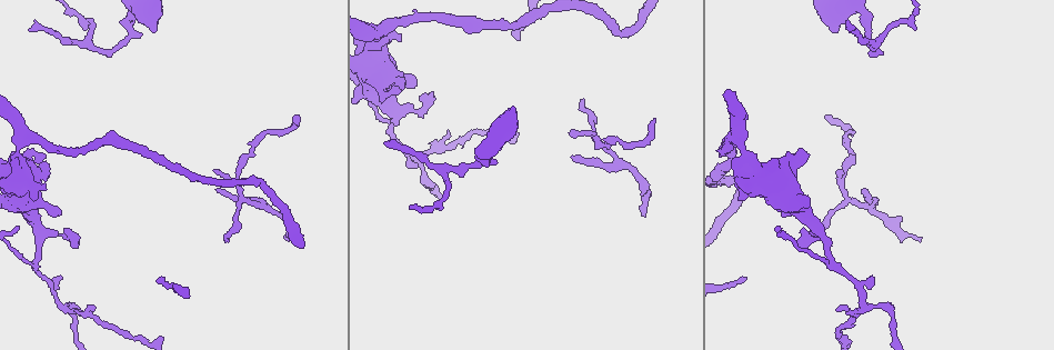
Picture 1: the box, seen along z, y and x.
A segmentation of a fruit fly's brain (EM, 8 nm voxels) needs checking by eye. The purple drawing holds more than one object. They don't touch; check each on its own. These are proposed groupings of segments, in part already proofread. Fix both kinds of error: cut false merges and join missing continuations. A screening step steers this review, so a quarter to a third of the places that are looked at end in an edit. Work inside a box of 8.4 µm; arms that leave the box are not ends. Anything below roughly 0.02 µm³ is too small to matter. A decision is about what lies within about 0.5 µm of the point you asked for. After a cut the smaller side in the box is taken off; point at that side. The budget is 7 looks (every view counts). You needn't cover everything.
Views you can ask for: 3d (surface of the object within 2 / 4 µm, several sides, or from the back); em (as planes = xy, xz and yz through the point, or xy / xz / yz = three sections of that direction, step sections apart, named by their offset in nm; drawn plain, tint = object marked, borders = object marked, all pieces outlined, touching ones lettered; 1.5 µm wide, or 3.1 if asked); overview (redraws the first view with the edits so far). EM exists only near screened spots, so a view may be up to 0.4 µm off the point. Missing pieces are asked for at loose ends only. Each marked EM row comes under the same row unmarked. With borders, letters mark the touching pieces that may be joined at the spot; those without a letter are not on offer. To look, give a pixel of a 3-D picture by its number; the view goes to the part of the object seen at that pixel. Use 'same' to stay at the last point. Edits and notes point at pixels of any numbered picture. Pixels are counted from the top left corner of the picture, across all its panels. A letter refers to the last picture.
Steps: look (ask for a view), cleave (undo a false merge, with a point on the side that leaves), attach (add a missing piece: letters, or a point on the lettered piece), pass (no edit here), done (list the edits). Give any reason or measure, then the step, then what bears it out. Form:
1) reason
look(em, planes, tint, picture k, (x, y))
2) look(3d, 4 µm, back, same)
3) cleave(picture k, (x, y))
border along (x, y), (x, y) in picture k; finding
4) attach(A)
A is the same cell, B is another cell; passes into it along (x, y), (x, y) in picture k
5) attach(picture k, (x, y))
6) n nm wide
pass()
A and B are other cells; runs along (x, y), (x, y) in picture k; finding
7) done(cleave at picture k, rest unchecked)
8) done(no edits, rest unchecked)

an open end
look(3d, 2 µm, picture 1, (95, 309))

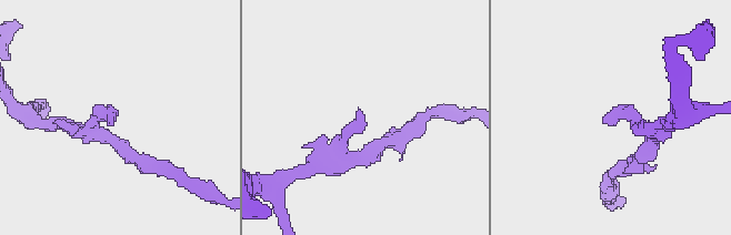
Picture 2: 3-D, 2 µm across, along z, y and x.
look(em, planes, borders, picture 2, (602, 116))

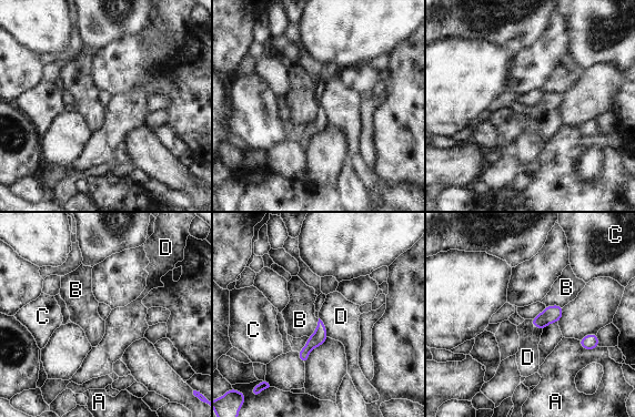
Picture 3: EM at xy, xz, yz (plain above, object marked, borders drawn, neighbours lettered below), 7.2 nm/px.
pass()
A, B, C and D are other cells; runs along (320, 324), (320, 335), (303, 358) in picture 3; none of them fits

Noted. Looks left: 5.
an open end
look(3d, 2 µm, picture 1, (226, 242))

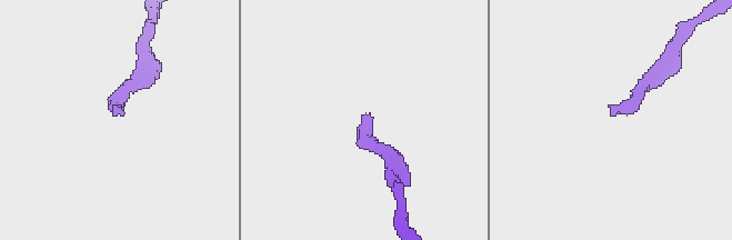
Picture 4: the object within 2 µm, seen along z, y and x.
need the tissue
look(em, planes, borders, picture 4, (368, 115))

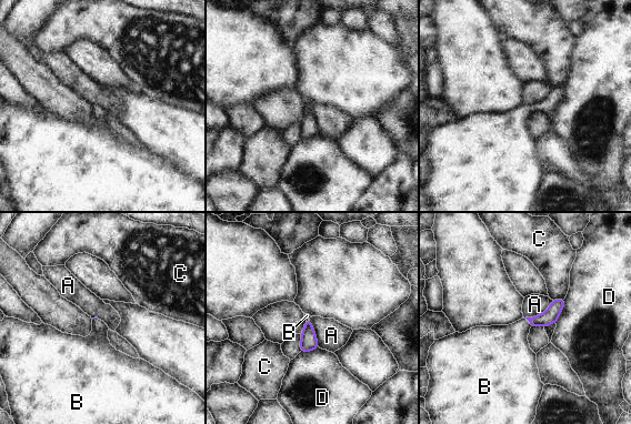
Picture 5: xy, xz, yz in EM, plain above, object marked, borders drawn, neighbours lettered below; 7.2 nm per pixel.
attach(picture 5, (506, 347))
B is the same cell, A, C and D are other cells; passes into it along (550, 316), (530, 323), (506, 347) in picture 5; the neuron continues

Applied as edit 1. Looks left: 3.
touches itself
look(3d, 4 µm, picture 1, (511, 25))

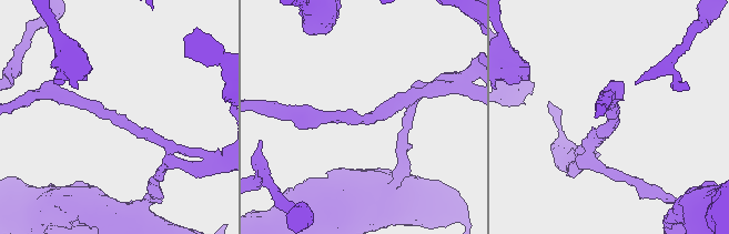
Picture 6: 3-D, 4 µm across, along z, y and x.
look(em, planes, borders, picture 6, (616, 119))

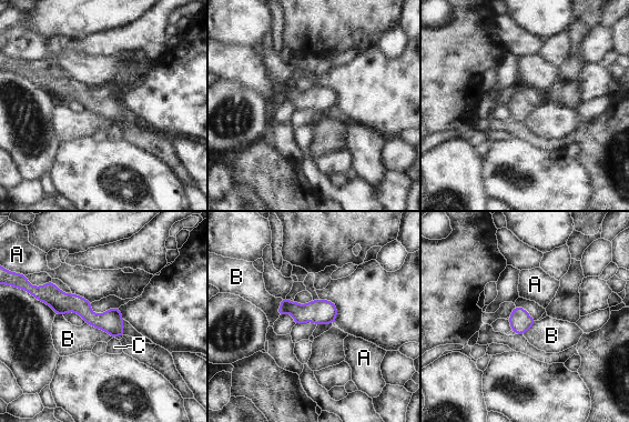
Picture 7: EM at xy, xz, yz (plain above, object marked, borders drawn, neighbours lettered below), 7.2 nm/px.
pass()
A, B and C are other cells; border along (85, 322), (104, 330), (112, 338) in picture 7; all the same neuron

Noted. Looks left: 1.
done(attach at picture 5, rest unchecked)

